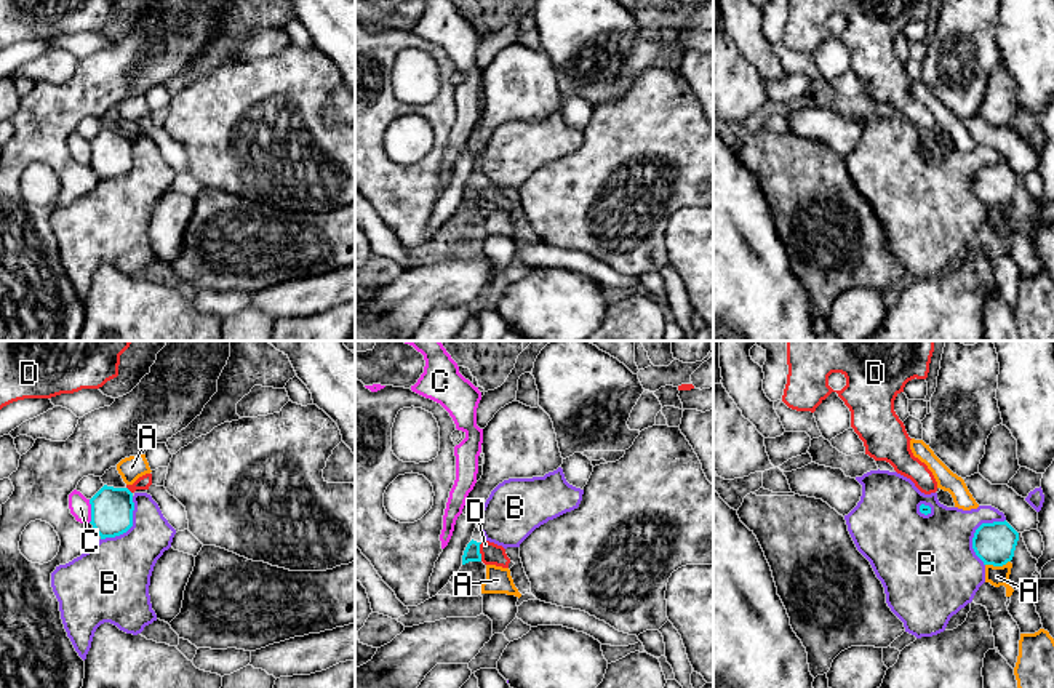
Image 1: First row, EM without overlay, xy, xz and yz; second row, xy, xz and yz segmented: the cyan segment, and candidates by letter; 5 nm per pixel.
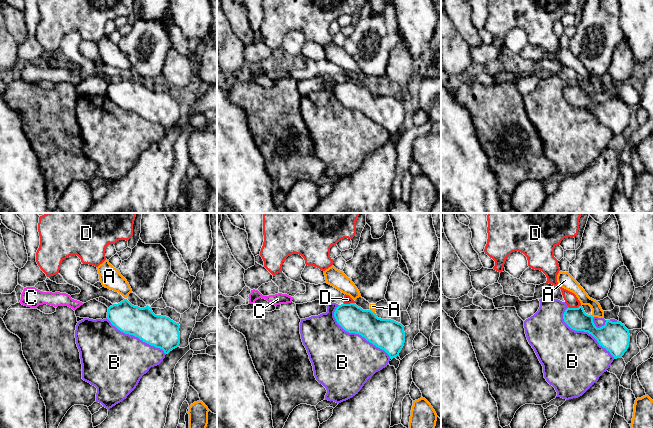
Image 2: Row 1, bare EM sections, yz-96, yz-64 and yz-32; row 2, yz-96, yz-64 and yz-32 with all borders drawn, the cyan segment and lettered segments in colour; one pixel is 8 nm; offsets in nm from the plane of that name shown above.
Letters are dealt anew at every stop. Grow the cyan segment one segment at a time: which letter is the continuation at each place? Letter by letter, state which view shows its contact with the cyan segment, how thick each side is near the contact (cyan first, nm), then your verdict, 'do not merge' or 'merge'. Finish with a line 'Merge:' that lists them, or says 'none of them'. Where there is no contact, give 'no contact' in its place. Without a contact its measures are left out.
A: contact in yz; calibres 200 and 100 nm; do not merge
B: contact in yz; calibres 200 and 420 nm; do not merge
C: contact in xy; calibres 200 and 110 nm; do not merge
D: contact in xz; calibres 80 and 110 nm; do not merge
Merge: none of them

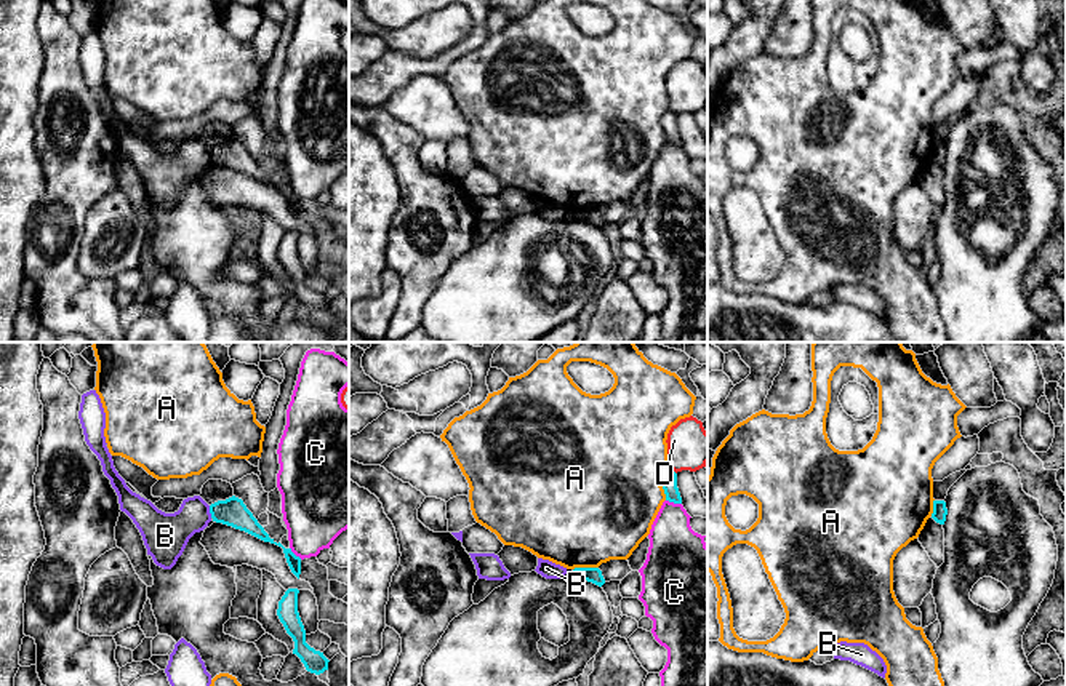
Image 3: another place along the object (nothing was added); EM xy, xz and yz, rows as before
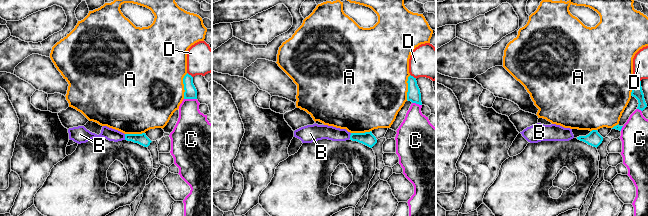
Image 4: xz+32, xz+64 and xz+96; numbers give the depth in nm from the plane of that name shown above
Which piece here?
A: contact in xz; calibres 80 and 500 nm; do not merge
B: contact in xy; calibres 140 and 220 nm; do not merge
C: contact in xz; calibres 80 and 280 nm; do not merge
D: contact in xz; calibres 80 and 220 nm; do not merge
Merge: none of them

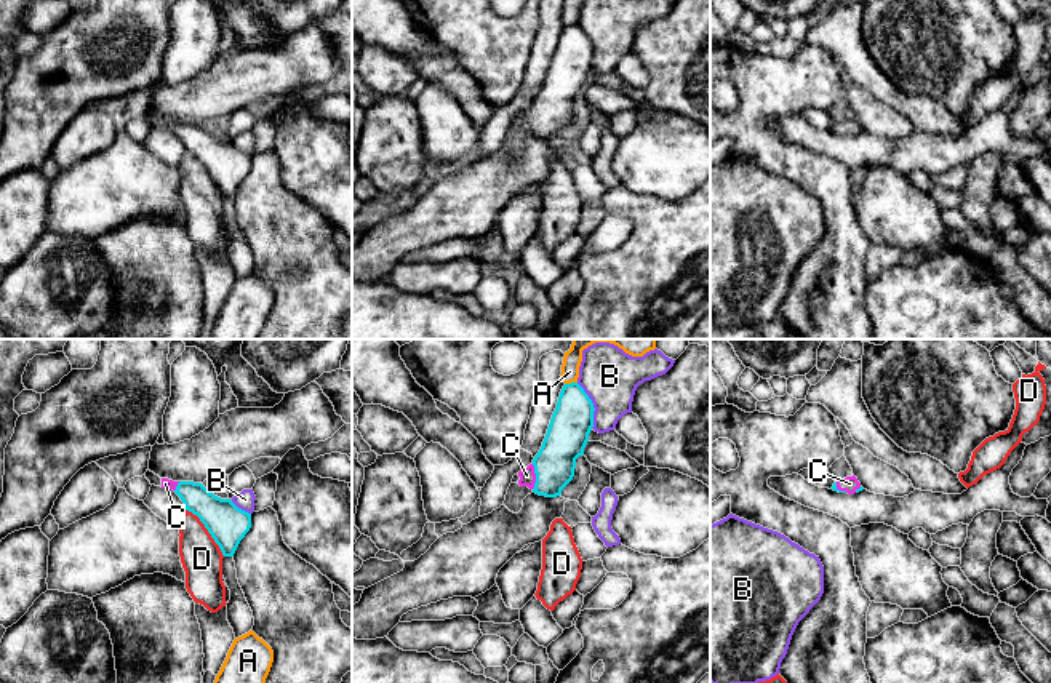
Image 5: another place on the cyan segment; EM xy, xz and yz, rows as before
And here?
A: contact in xz; calibres 200 and 100 nm; do not merge
B: contact in xz; calibres 200 and 280 nm; do not merge
C: contact in xz; calibres 200 and 80 nm; merge
D: contact in xy; calibres 200 and 200 nm; do not merge
Merge: C

